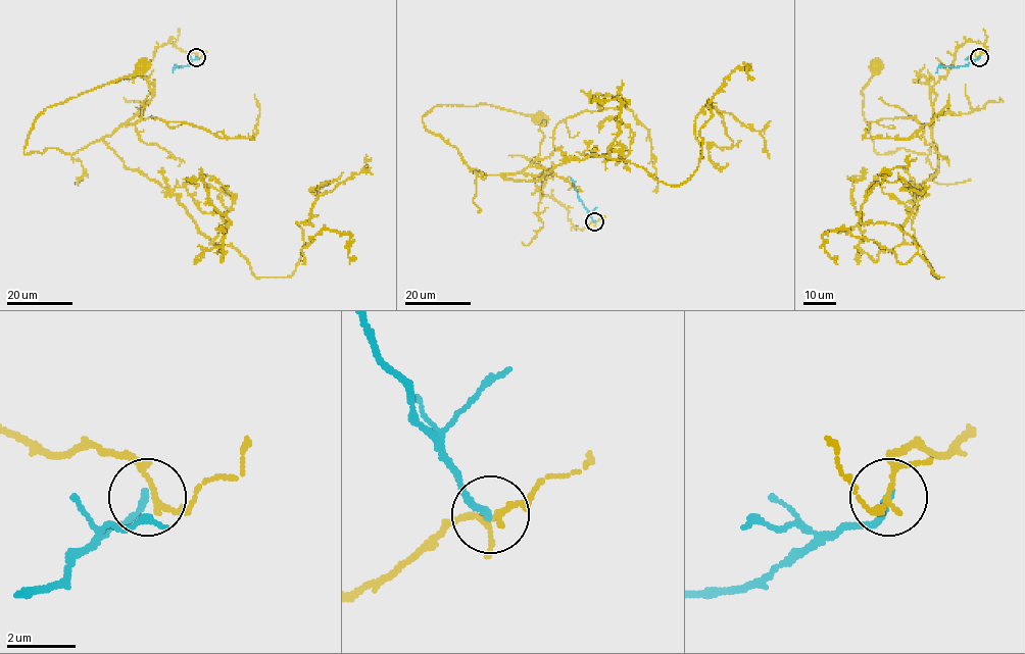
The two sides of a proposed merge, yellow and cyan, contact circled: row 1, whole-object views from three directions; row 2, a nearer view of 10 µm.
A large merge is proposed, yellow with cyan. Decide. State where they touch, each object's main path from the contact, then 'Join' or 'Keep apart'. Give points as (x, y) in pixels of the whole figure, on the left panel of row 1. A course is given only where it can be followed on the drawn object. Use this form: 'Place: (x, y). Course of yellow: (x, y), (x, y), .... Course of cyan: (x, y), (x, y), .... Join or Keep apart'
Place: (196, 57). Course of yellow: (197, 56), (164, 44), (144, 65), (151, 99), (111, 134), (72, 154), (25, 154), (47, 107), (142, 64). Course of cyan: (197, 56), (187, 65), (176, 66), (173, 72). Keep apart

